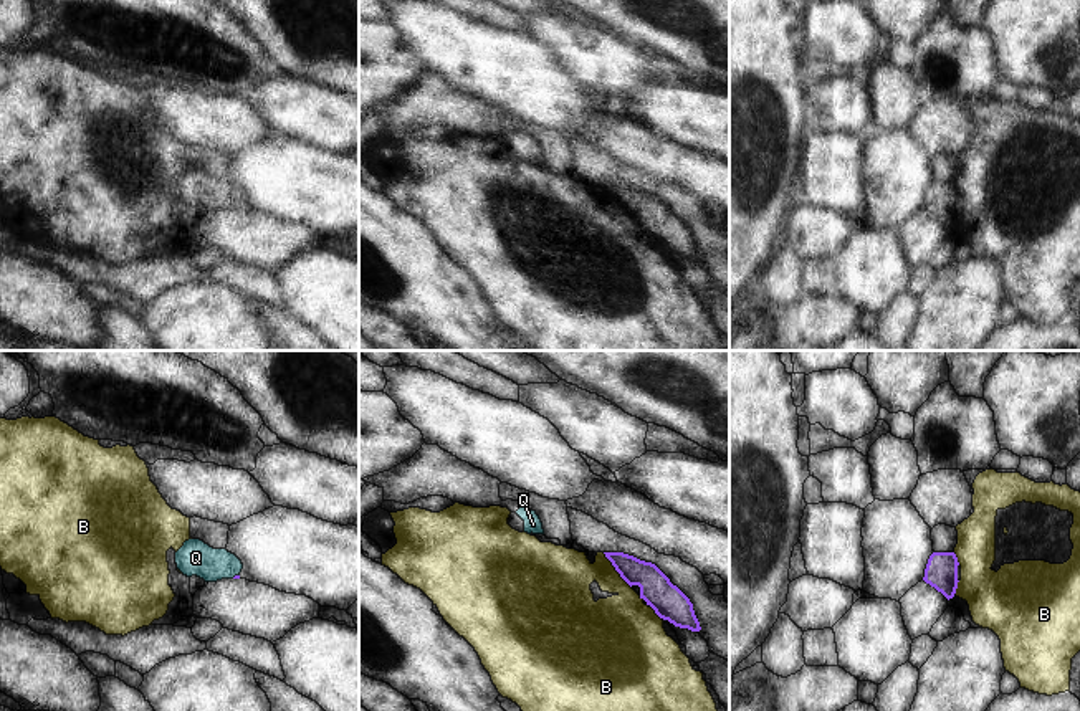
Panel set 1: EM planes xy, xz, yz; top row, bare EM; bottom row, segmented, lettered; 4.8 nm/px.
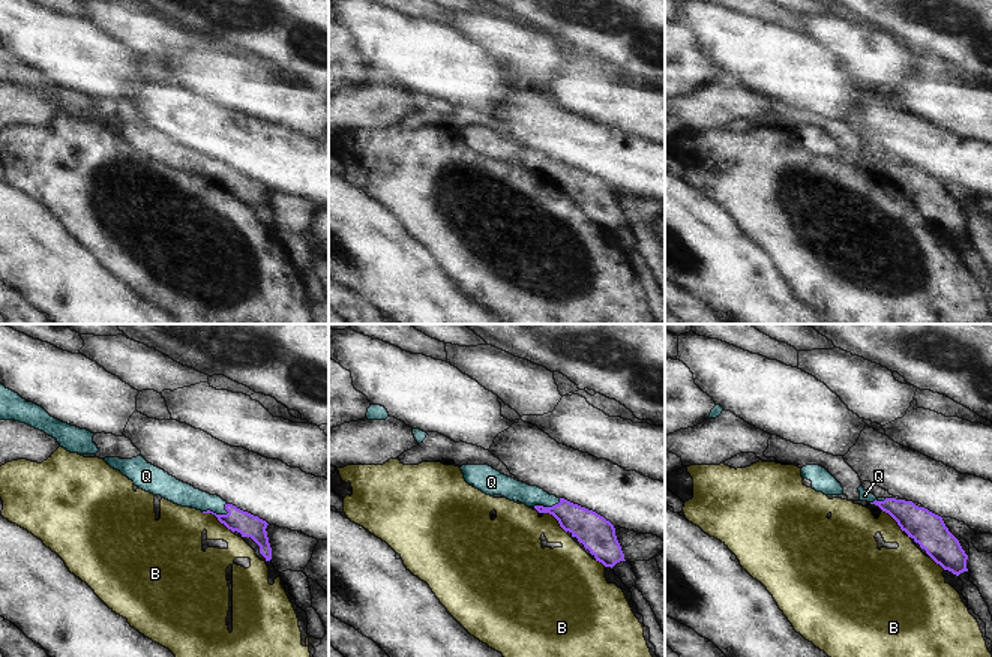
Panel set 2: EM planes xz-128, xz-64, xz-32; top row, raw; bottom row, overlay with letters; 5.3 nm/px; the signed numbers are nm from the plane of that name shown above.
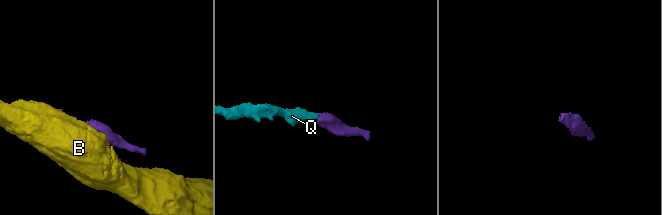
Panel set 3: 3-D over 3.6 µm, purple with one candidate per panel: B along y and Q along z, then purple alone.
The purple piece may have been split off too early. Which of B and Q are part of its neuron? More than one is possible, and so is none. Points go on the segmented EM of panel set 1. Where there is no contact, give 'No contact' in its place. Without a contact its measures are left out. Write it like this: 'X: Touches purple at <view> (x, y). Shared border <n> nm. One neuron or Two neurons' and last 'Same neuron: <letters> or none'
B: Touches purple at xz (616, 569). Shared border 220 nm. Two neurons
Q: Touches purple at xy (235, 576). Shared border 40 nm. One neuron
Same neuron: Q

